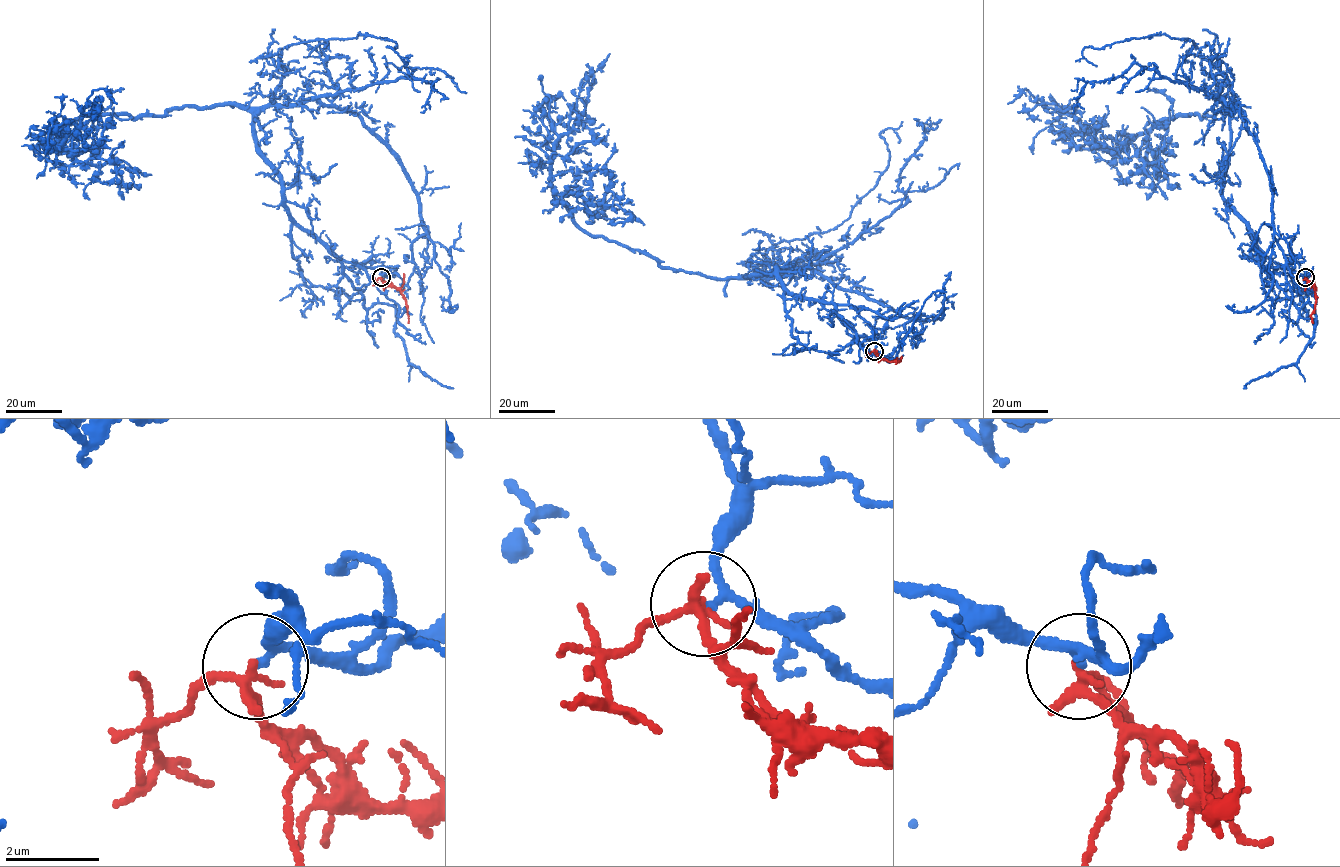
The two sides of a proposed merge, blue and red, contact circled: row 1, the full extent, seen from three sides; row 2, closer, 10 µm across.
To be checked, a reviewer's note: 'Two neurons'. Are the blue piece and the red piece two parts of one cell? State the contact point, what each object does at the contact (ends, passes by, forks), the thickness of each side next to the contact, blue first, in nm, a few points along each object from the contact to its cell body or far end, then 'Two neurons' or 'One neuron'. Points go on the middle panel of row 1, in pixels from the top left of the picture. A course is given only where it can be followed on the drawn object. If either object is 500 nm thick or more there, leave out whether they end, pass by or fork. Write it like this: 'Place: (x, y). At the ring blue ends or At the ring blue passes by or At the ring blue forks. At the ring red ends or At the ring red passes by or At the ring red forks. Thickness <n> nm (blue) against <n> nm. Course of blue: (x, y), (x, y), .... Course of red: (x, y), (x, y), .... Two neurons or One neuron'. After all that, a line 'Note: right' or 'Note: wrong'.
Place: (874, 351). At the ring blue passes by. At the ring red forks. Thickness 150 nm (blue) against 160 nm. Course of blue: (874, 350), (856, 308), (797, 298), (775, 269), (664, 269), (576, 223), (552, 157), (581, 80), (610, 54). Course of red: (874, 350), (879, 357), (889, 361), (901, 359). Two neurons
Note: right

